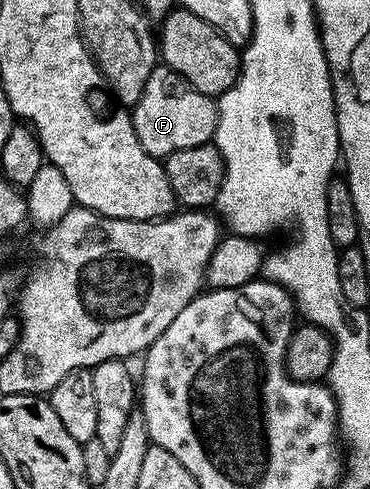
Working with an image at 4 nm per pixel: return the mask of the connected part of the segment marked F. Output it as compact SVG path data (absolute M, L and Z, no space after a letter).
M156 66L144 86L144 94L132 105L136 138L148 154L159 158L171 156L176 150L188 146L209 144L218 125L218 105L215 97L205 96L180 74L165 66Z

